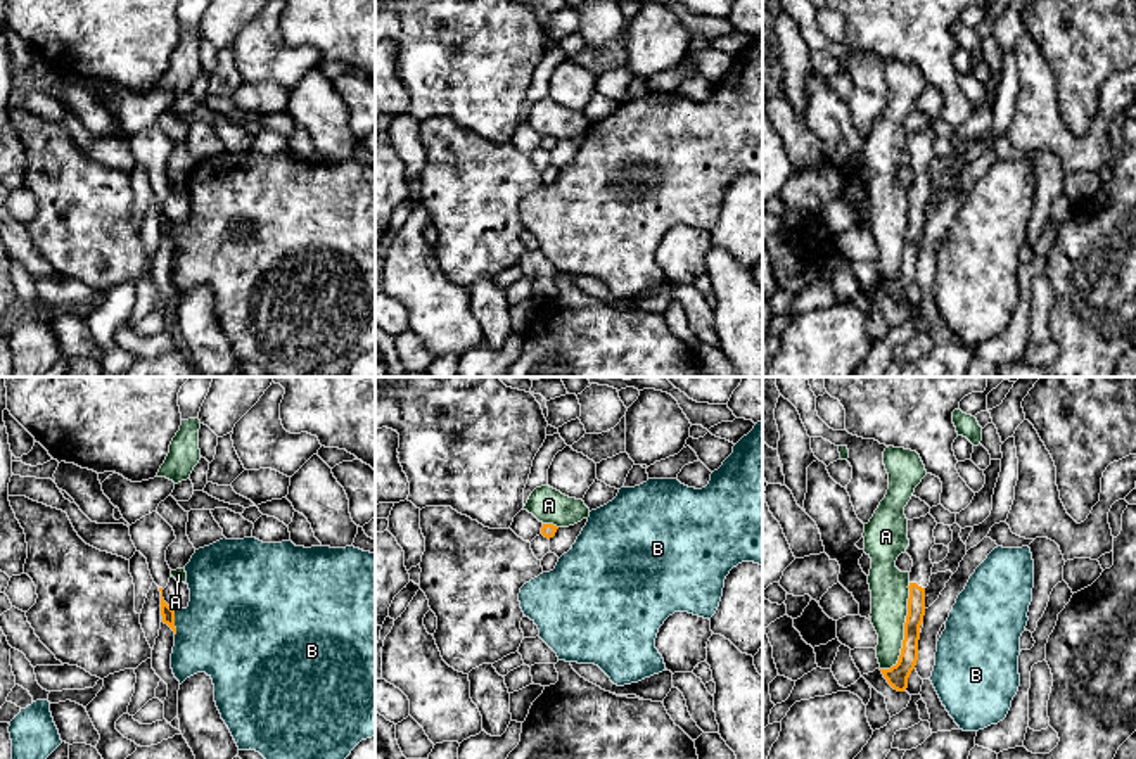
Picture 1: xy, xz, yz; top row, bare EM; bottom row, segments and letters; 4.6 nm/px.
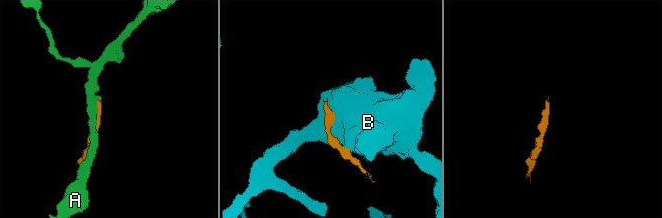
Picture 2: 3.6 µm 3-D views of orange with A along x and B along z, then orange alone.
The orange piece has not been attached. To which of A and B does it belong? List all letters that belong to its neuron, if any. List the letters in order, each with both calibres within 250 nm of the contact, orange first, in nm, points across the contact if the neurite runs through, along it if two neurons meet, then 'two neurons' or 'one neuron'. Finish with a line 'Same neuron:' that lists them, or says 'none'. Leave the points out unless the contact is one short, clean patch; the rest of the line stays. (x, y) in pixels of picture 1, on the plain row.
A: calibres 100 and 180 nm; border yz (910, 196), (899, 272), (889, 280), (880, 282); two neurons
B: calibres 60 and 420 nm; two neurons
Same neuron: none

